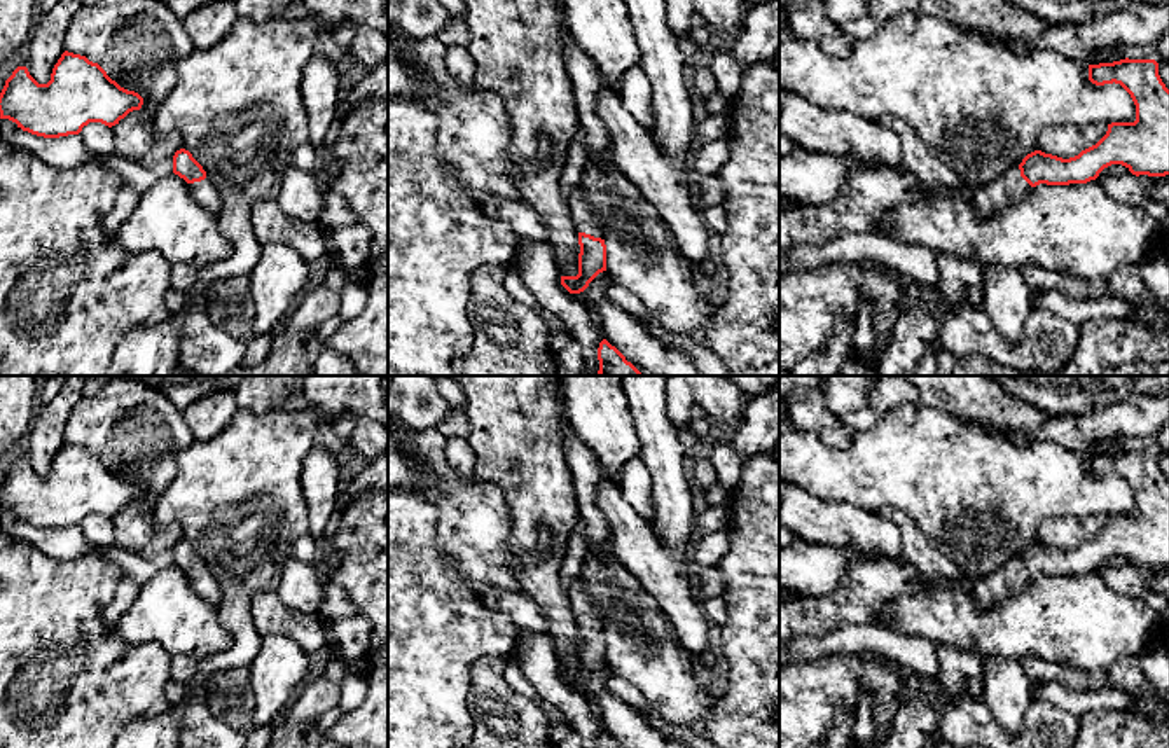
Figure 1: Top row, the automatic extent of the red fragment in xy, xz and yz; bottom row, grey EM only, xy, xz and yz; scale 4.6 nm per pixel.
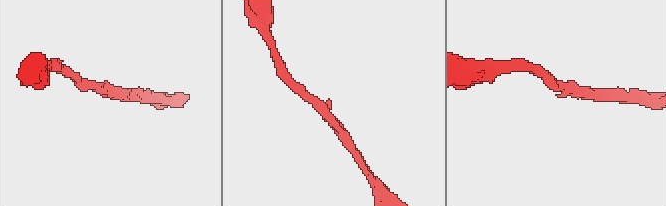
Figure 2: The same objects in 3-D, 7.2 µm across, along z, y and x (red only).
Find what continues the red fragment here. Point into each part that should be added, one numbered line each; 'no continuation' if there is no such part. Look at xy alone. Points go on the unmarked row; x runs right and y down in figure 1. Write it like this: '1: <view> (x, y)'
1: xy (205, 584)

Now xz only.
1: xz (586, 612)

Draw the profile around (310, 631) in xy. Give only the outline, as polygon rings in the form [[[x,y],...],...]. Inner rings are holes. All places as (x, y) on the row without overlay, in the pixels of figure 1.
[[[276,592],[252,599],[250,613],[260,634],[290,636],[304,654],[316,654],[329,638],[329,622],[318,613],[301,613],[281,603]]]

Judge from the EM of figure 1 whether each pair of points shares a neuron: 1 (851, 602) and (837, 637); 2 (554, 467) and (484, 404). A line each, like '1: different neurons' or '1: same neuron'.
1: different neurons
2: same neuron

